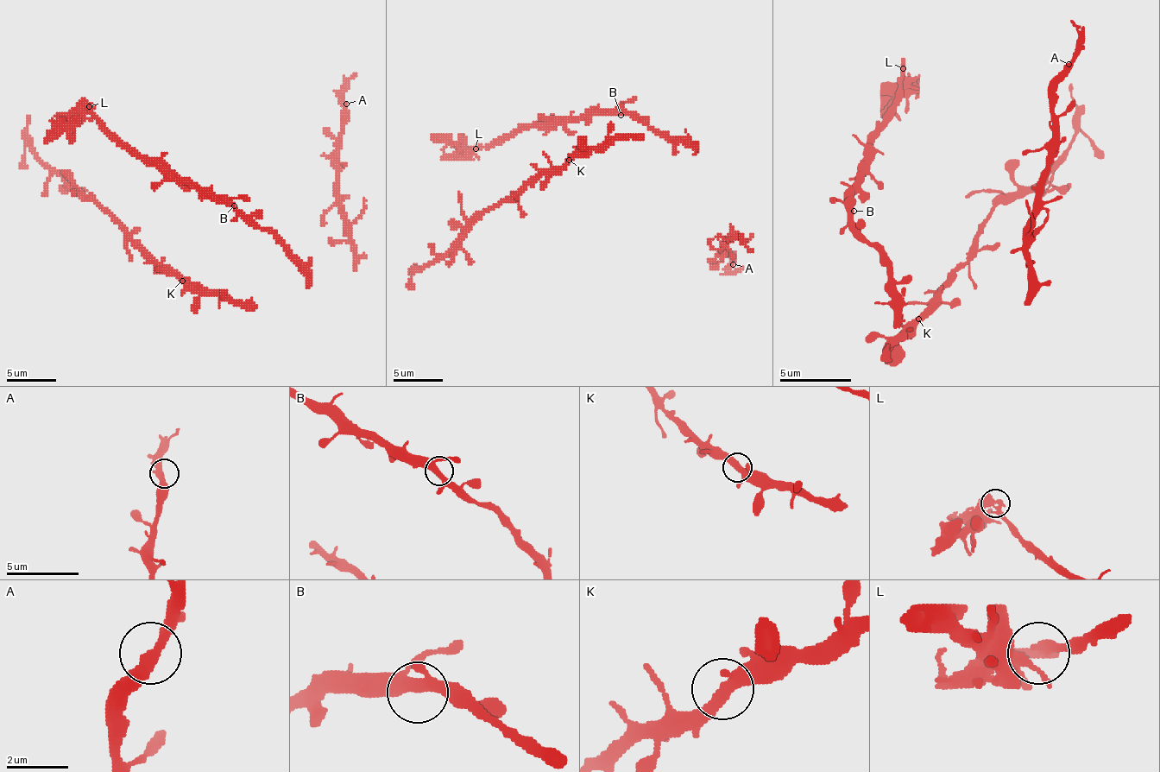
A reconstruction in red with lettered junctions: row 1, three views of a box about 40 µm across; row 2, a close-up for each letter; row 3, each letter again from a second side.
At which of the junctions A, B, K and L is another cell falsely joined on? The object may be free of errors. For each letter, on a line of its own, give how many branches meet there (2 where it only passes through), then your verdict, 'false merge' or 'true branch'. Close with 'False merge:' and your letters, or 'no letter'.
A: 2 | true branch
B: 3 | true branch
K: 2 | true branch
L: 2 | false merge
False merge: L

